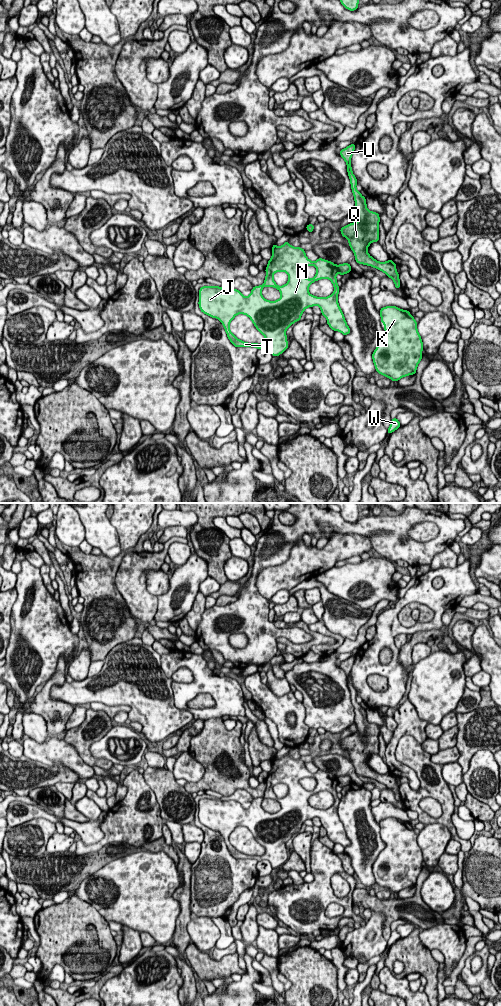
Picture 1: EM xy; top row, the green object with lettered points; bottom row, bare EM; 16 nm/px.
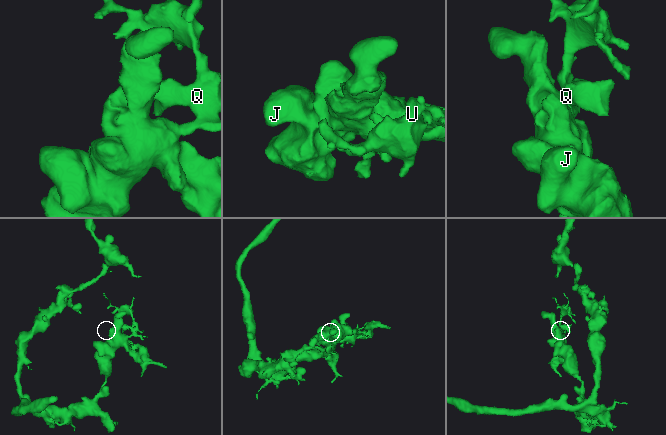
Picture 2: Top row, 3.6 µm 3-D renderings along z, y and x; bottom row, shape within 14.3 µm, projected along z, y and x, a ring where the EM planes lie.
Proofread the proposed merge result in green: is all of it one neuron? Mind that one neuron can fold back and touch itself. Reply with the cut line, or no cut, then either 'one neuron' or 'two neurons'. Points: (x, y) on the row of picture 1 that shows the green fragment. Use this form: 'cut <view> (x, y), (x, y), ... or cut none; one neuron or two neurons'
cut xy (337, 265), (338, 272); two neurons

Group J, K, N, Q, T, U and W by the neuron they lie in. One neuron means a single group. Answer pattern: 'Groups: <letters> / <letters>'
Groups: J K N T W / Q U

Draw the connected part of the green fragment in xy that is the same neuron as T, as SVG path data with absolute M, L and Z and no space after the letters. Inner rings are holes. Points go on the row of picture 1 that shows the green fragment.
M288 241L280 247L274 244L271 250L272 257L265 269L263 285L253 287L248 297L244 297L237 289L203 286L199 289L200 311L223 324L228 339L235 347L268 348L272 356L279 356L288 348L286 330L301 319L308 307L318 305L332 330L344 336L349 334L351 330L337 299L340 289L336 279L338 265L322 258L313 262L307 258L304 249L293 247ZM311 265L316 267L317 272L312 279L308 279L299 269ZM276 272L288 274L285 285L278 286L275 283L273 275ZM320 279L332 282L334 292L330 296L321 298L309 293L309 286ZM265 286L278 289L281 297L276 301L265 299L261 294ZM238 314L251 319L256 329L265 336L263 343L247 343L231 333L230 322Z

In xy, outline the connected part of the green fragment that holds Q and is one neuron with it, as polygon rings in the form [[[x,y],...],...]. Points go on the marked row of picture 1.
[[[355,143],[340,150],[340,156],[347,164],[348,176],[350,178],[351,189],[355,200],[354,212],[359,218],[359,221],[340,228],[340,231],[342,236],[348,240],[349,246],[352,249],[358,264],[368,265],[384,272],[394,281],[395,287],[399,289],[400,280],[396,270],[396,264],[390,259],[386,262],[379,262],[367,252],[370,243],[378,242],[379,240],[378,225],[380,217],[377,212],[372,212],[367,209],[366,198],[356,189],[357,179],[352,172],[350,164],[354,150]]]

